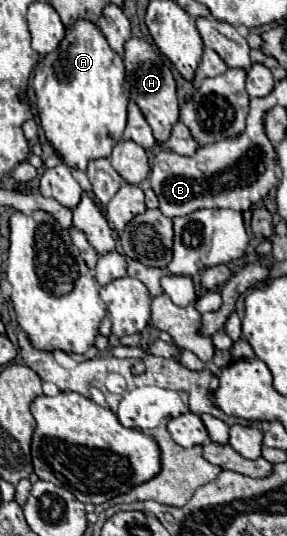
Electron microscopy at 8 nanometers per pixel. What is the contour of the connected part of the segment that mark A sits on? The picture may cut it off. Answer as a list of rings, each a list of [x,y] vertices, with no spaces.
[[[74,23],[74,27],[68,29],[64,41],[58,45],[56,51],[42,57],[42,61],[34,69],[32,87],[36,93],[36,109],[40,115],[40,125],[44,129],[44,135],[48,143],[54,147],[54,151],[60,153],[60,159],[70,169],[86,171],[90,161],[110,157],[112,147],[122,139],[122,131],[126,127],[126,107],[128,97],[124,95],[124,65],[122,57],[116,55],[108,43],[106,37],[98,31],[94,23]]]

